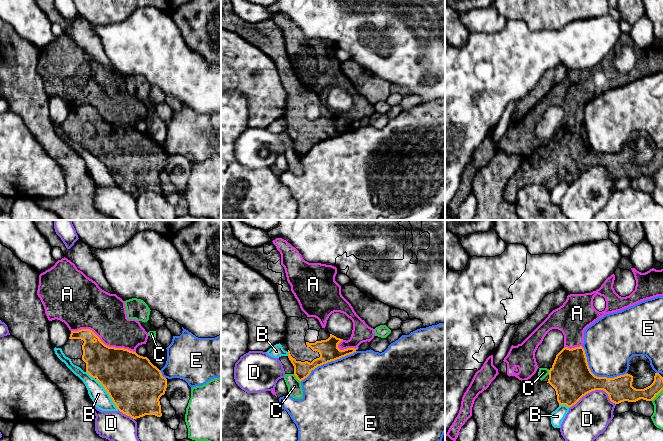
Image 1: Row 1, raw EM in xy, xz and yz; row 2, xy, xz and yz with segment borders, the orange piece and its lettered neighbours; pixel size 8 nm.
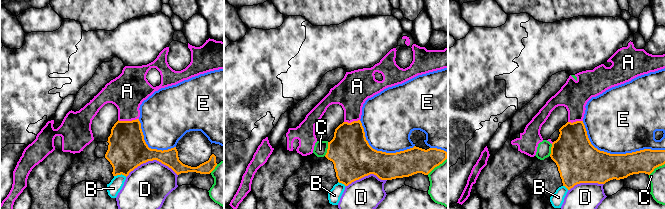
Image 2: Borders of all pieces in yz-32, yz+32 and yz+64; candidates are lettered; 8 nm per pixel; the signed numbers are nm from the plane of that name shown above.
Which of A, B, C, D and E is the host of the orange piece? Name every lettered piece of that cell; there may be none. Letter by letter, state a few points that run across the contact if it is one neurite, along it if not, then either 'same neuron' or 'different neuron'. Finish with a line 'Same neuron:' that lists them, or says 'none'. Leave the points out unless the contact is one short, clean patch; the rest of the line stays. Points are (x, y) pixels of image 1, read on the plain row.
A: different neuron
B: different neuron
C: different neuron
D: different neuron
E: different neuron
Same neuron: none

